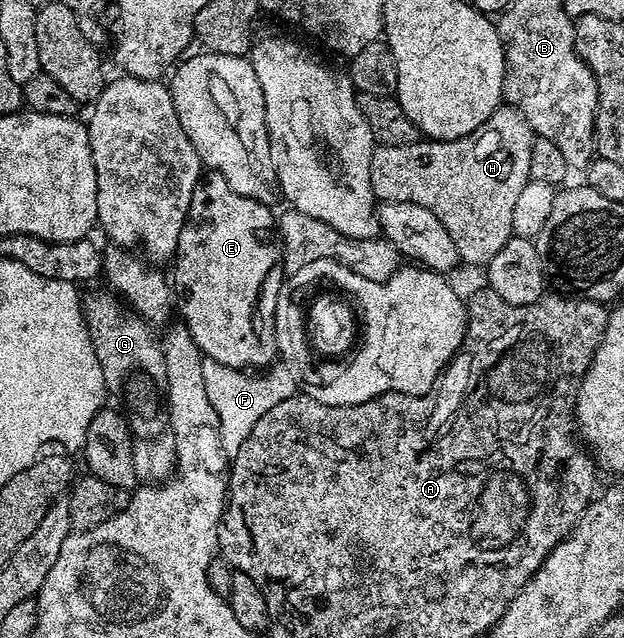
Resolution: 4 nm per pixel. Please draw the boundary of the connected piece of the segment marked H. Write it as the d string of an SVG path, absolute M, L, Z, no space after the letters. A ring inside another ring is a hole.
M502 104L488 120L475 128L475 132L459 140L418 140L402 146L378 145L371 156L371 188L374 199L419 204L419 208L435 212L443 228L447 228L451 240L455 240L461 262L484 267L495 256L495 252L499 252L499 248L503 248L503 244L514 237L511 219L519 200L519 192L523 192L525 185L531 181L529 173L534 137L532 128L520 112L514 106Z

